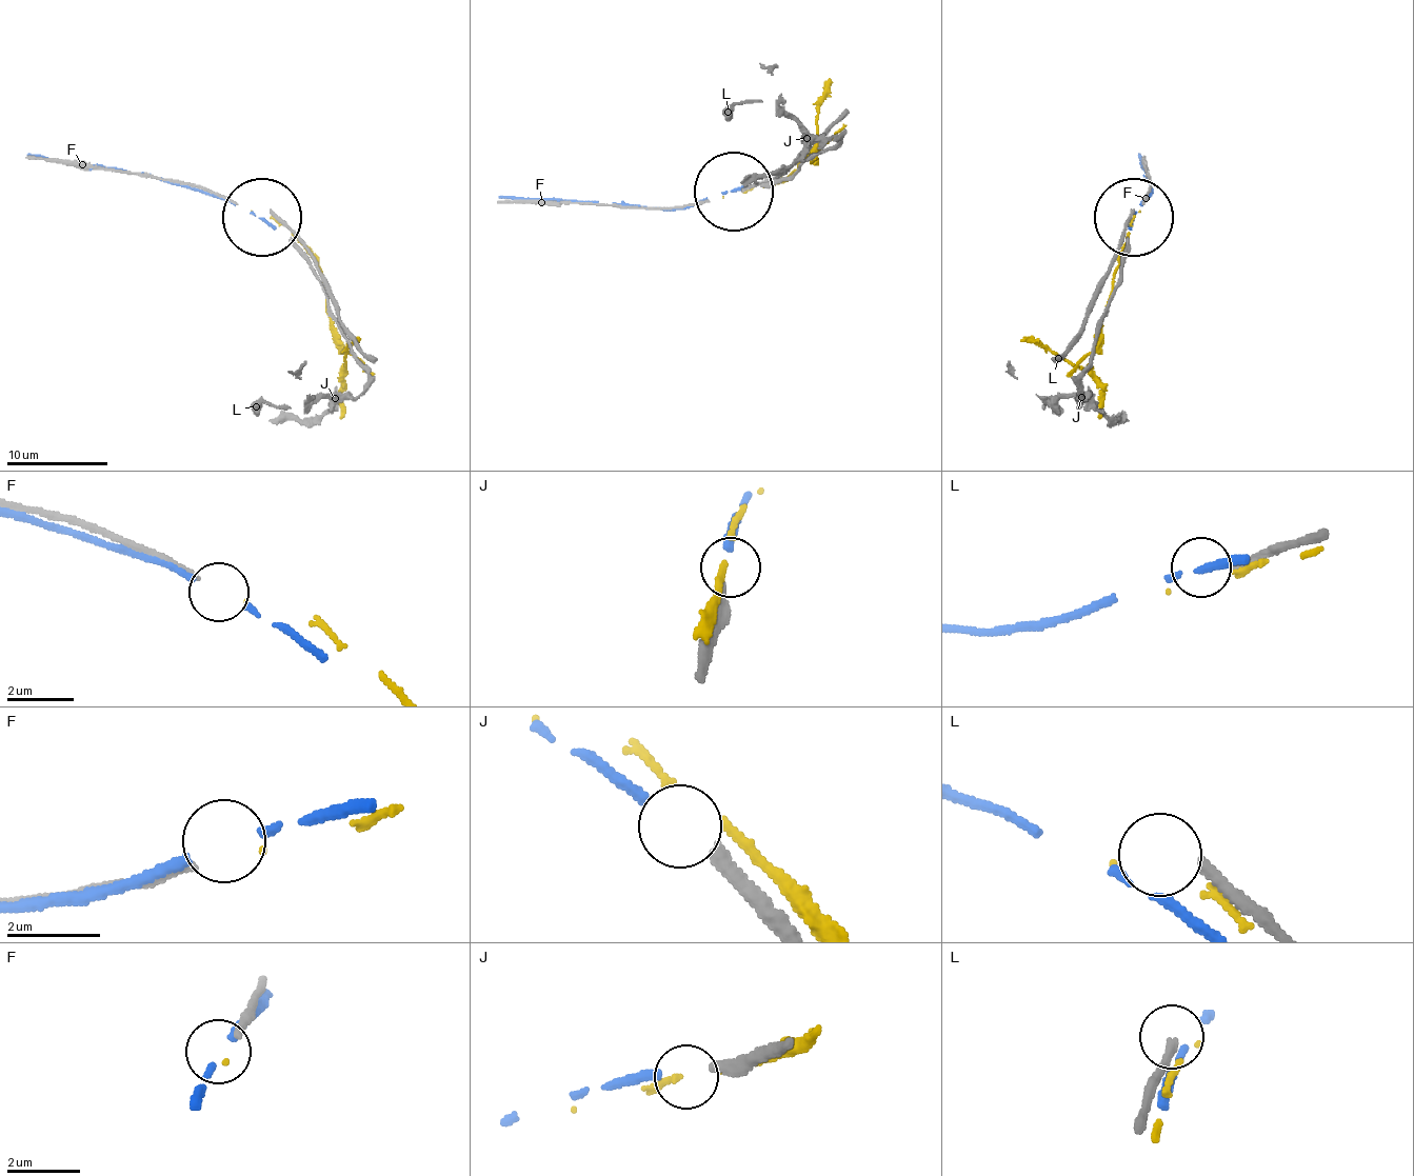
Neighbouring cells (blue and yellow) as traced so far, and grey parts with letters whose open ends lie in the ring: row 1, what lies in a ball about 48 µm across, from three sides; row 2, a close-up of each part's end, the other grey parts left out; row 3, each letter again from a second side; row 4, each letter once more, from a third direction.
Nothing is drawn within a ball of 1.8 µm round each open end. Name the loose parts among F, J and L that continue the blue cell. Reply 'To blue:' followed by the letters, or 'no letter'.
To blue: J

